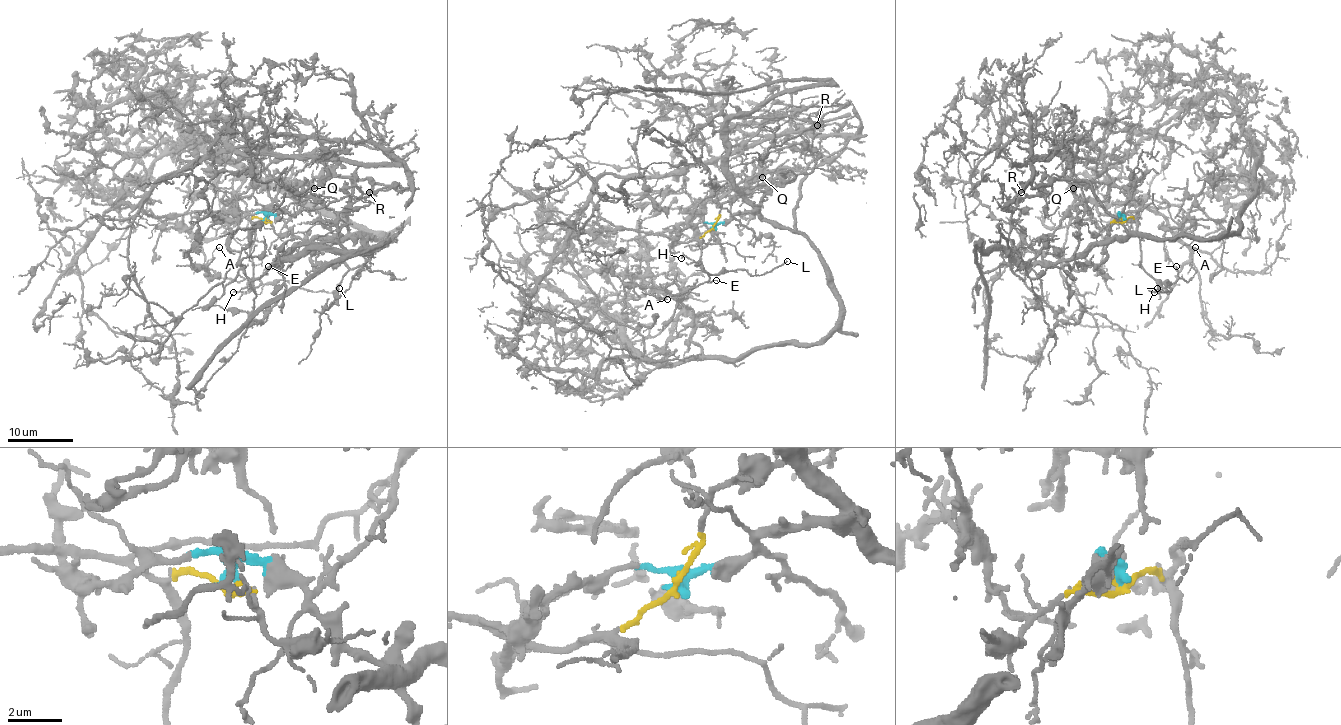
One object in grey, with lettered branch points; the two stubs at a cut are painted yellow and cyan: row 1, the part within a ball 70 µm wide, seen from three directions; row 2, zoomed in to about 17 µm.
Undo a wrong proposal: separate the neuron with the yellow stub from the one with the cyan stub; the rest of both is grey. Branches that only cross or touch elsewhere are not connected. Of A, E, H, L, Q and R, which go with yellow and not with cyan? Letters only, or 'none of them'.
A, E, H, L

